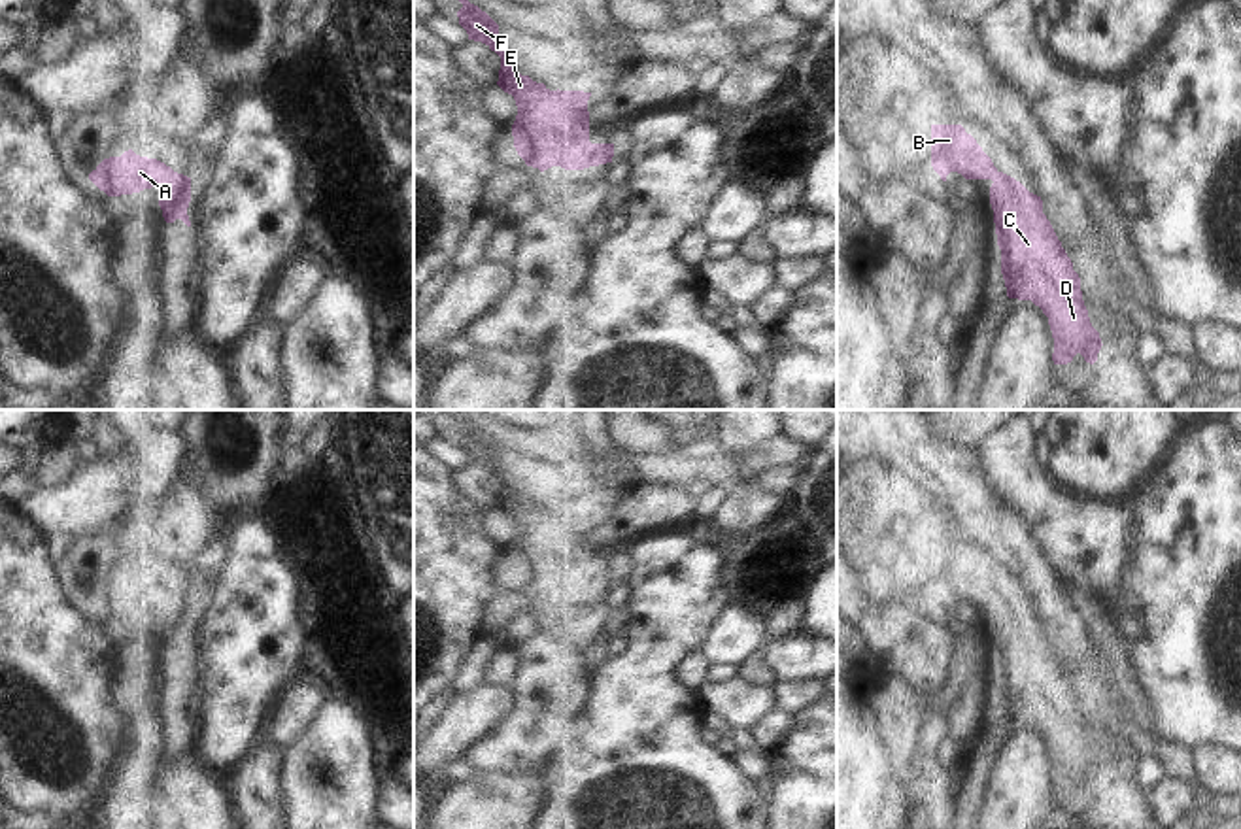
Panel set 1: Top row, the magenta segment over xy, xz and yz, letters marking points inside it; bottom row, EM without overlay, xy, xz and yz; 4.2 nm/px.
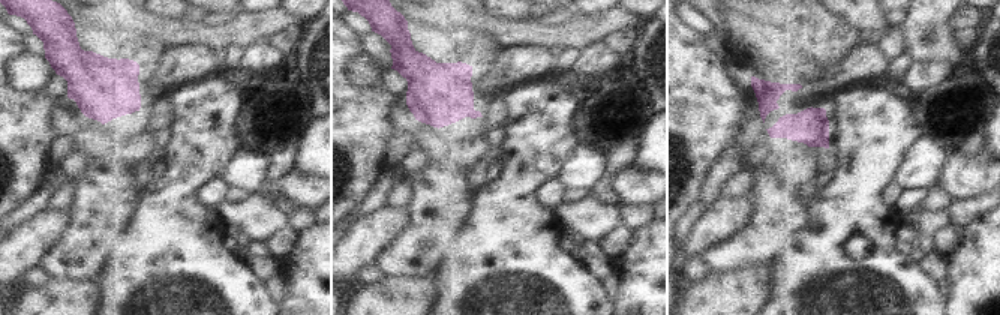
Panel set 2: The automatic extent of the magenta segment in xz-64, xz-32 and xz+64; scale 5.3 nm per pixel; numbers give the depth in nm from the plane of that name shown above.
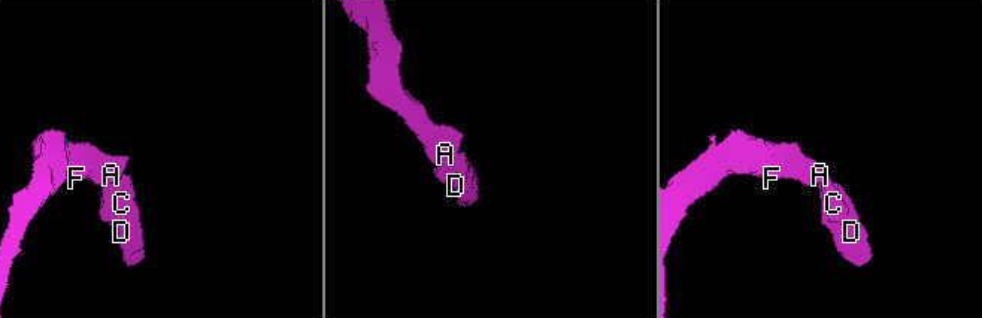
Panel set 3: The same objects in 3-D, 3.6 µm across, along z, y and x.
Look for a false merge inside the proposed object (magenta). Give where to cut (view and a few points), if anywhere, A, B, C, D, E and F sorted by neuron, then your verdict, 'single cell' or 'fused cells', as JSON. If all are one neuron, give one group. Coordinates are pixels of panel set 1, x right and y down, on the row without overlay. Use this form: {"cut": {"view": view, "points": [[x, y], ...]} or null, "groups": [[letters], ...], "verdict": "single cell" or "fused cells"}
{"cut": null, "groups": [["A", "B", "C", "D", "E", "F"]], "verdict": "single cell"}

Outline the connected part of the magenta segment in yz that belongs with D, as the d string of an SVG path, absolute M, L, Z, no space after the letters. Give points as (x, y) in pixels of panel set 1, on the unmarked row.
M931 548L931 589L943 604L950 595L994 604L990 627L1007 719L1031 723L1048 740L1054 787L1067 787L1077 776L1094 787L1103 767L1090 746L1080 701L1043 636L1041 619L999 595L961 548Z

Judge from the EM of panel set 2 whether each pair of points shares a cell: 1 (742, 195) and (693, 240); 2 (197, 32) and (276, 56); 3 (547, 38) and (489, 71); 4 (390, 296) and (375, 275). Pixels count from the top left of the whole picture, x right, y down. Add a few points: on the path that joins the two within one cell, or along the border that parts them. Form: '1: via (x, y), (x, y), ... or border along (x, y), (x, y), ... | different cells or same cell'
1: via (730, 207), (705, 231) | same cell
2: border along (267, 38), (246, 48) | different cells
3: border along (550, 48), (516, 45), (502, 50) | different cells
4: border along (384, 276), (371, 284), (356, 284) | different cells

